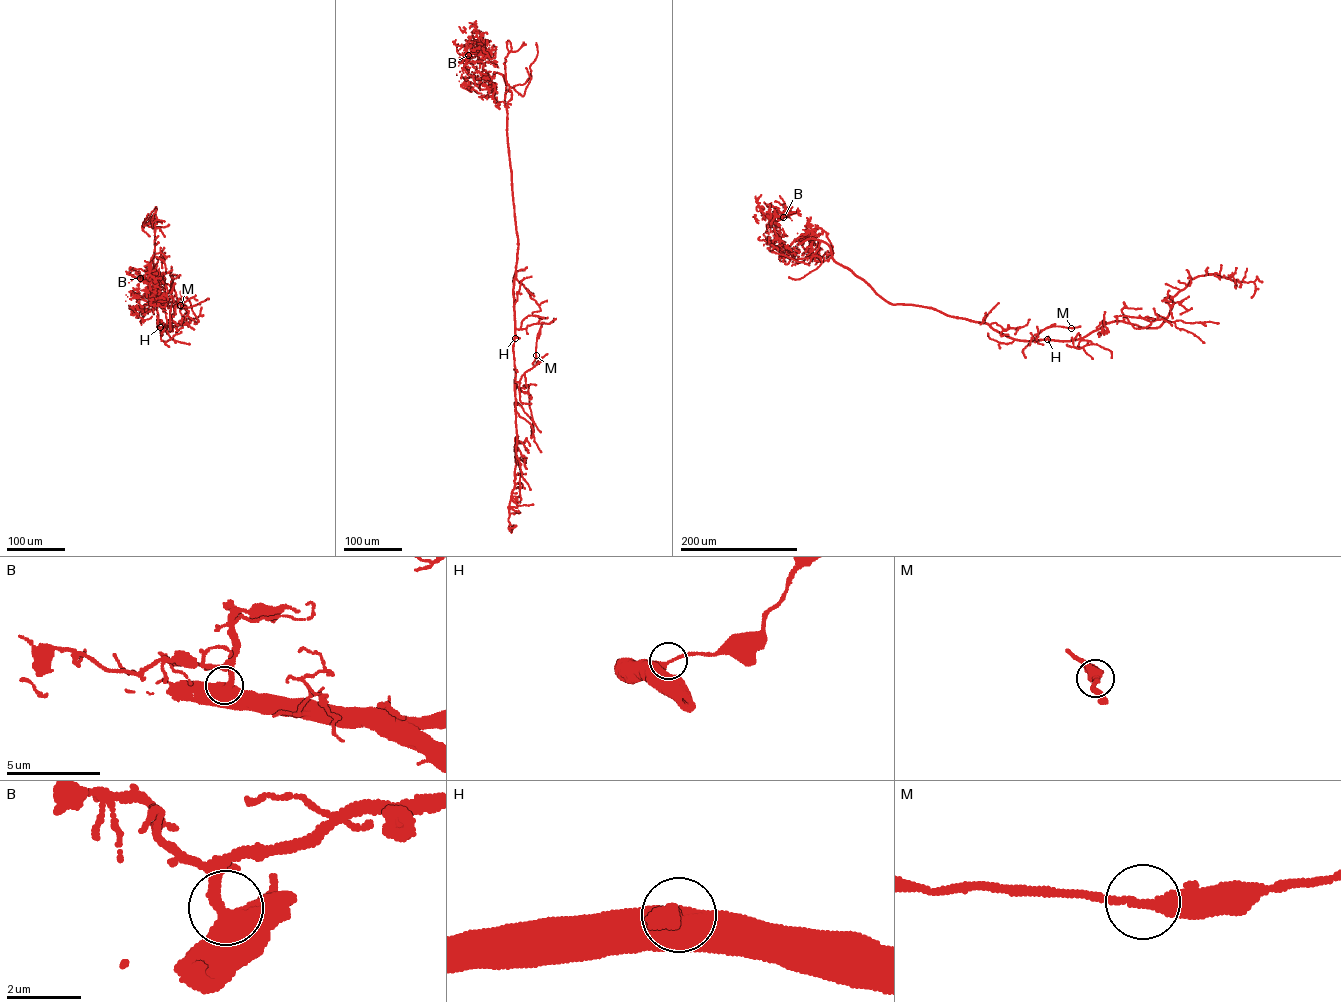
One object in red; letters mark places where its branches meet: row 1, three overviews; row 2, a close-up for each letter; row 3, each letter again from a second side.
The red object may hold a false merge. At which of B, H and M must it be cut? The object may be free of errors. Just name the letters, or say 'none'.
none

